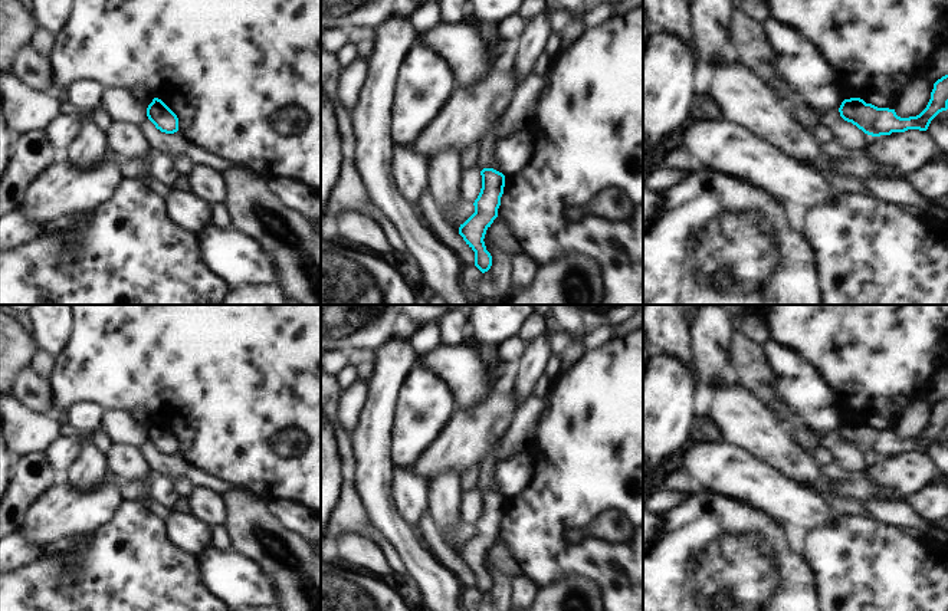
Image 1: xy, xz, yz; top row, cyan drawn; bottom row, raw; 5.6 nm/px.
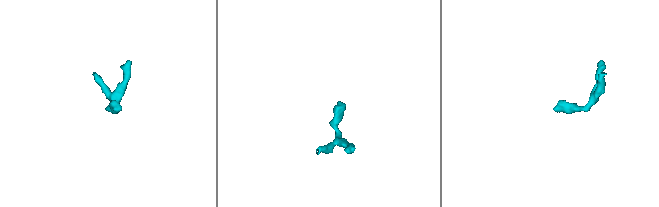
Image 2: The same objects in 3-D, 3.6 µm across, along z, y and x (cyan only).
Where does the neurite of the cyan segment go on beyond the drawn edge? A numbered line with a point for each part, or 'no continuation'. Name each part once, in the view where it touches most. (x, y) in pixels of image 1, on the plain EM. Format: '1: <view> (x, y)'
no continuation

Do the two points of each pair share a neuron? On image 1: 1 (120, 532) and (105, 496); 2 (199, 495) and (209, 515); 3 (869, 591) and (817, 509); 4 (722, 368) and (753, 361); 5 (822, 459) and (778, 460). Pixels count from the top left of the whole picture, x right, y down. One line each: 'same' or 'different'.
1: different
2: same
3: different
4: different
5: different

